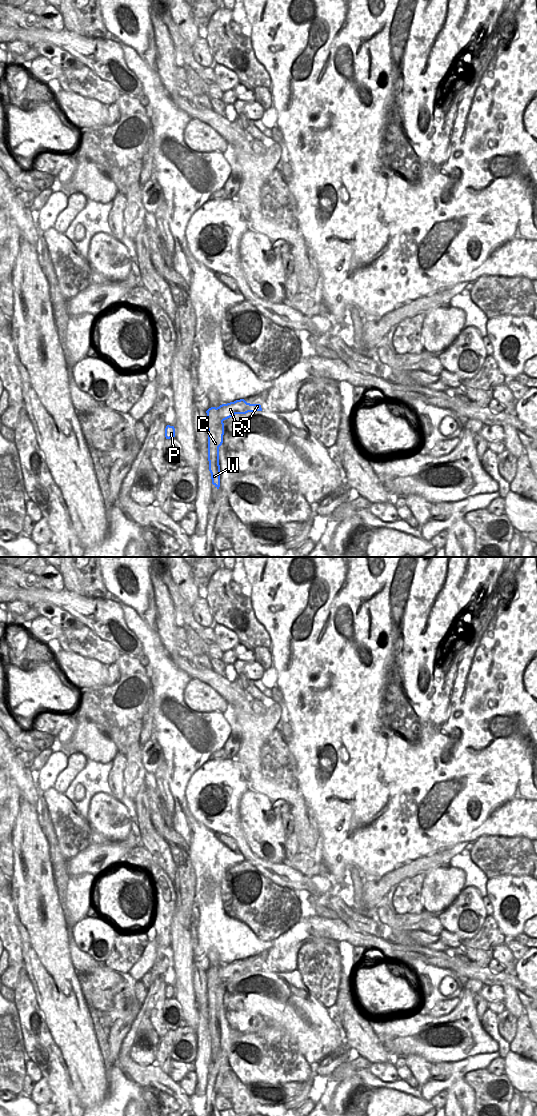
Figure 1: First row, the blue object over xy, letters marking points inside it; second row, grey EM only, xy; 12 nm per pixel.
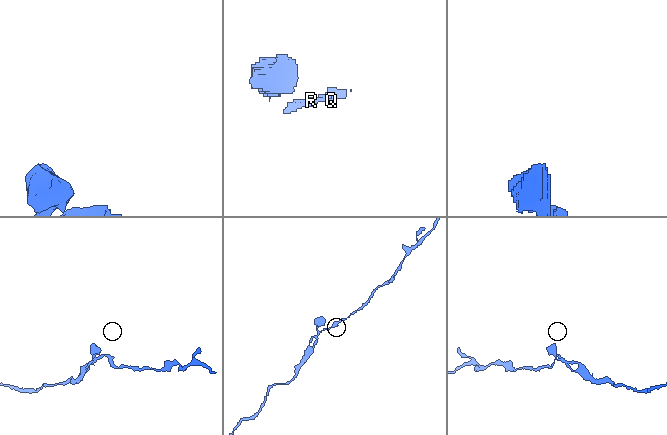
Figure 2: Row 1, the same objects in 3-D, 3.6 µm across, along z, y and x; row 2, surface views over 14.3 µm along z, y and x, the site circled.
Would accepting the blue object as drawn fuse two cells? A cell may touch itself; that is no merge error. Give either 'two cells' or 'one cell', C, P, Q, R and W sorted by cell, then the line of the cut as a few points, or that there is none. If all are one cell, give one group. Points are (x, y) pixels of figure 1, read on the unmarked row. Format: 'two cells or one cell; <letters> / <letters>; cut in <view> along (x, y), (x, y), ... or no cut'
one cell; C P Q R W; no cut

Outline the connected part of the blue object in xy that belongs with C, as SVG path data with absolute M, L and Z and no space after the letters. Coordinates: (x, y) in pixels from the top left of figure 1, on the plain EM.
M244 959L222 964L217 968L211 967L206 971L209 1031L211 1033L212 1044L217 1049L220 1047L219 1007L223 1003L223 981L235 974L246 974L255 971L262 971L261 965L247 963Z

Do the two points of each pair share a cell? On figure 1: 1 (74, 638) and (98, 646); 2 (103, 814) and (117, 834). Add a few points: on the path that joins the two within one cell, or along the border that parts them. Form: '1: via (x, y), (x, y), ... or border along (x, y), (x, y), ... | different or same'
1: via (80, 640), (92, 646) | same
2: via (108, 819), (115, 829) | same

